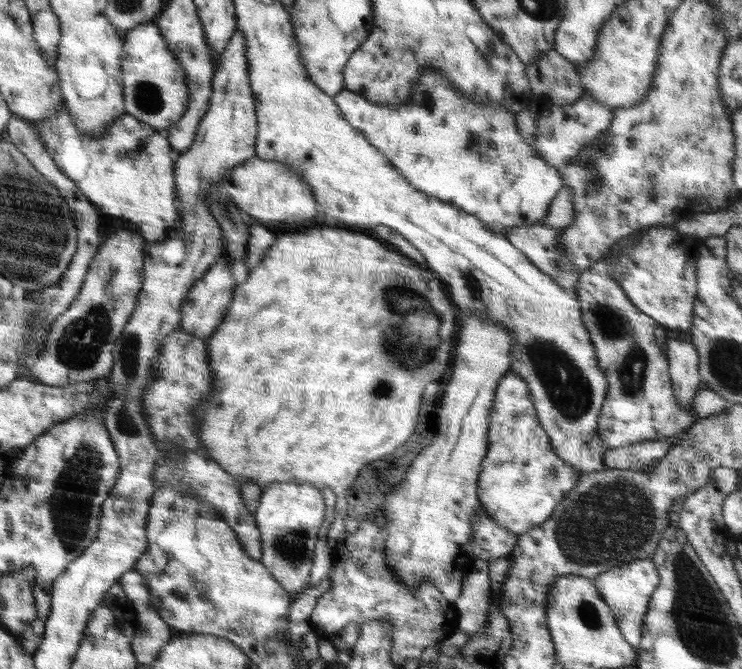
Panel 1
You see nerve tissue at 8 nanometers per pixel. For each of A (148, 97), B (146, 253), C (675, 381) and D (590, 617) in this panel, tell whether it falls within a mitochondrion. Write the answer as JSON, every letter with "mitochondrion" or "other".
{"A":"mitochondrion","B":"other","C":"other","D":"mitochondrion"}

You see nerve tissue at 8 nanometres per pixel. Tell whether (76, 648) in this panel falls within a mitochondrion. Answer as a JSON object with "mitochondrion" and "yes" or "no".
{"mitochondrion":"no"}

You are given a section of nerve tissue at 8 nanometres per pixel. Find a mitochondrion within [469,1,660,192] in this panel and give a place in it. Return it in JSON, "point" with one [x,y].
{"point":[486,153]}

